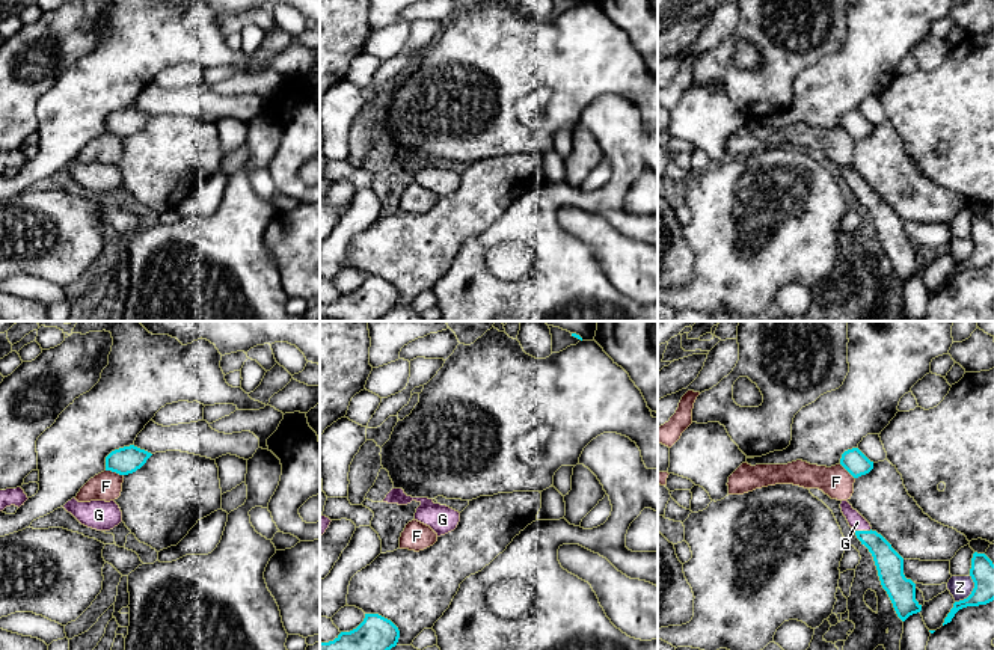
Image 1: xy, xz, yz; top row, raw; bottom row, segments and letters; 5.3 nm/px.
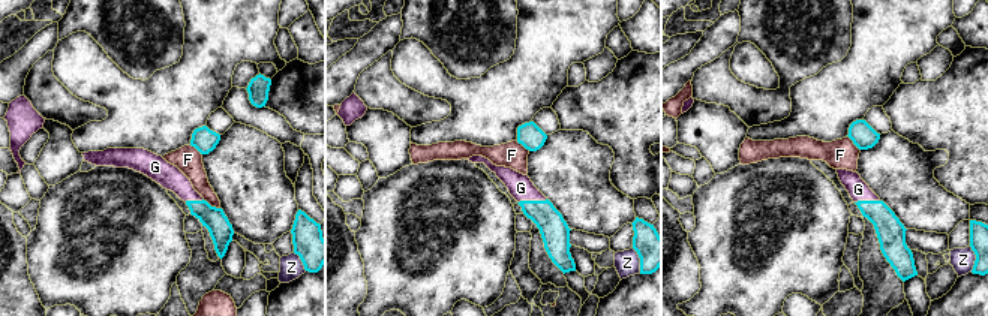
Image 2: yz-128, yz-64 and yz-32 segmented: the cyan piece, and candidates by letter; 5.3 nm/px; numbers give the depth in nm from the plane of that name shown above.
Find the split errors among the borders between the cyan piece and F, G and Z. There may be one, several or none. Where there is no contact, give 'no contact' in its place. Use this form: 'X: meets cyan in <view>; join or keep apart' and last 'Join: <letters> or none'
F: meets cyan in xy; keep apart
G: meets cyan in yz; join
Z: meets cyan in yz; keep apart
Join: G

